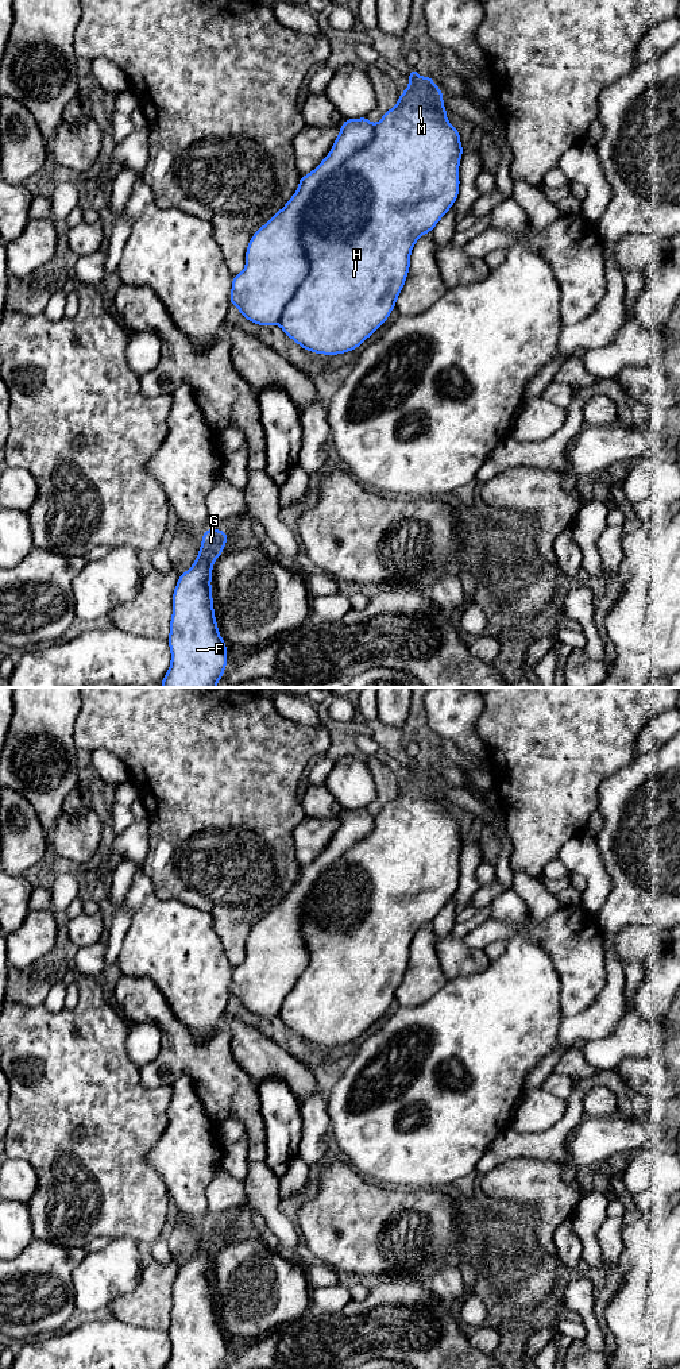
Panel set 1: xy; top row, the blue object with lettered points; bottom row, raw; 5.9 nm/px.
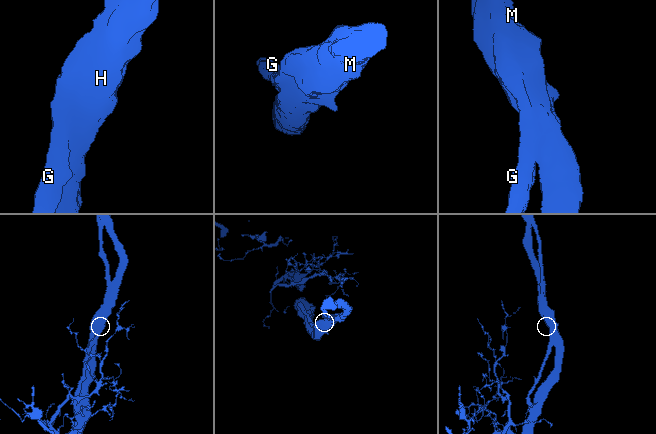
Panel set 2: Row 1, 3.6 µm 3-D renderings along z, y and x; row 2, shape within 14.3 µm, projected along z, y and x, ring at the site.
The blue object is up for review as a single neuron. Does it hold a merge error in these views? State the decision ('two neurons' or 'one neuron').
one neuron

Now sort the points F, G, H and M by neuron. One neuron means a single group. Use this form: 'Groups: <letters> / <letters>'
Groups: F G H M

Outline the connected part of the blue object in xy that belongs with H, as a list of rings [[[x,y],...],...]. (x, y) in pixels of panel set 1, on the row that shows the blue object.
[[[416,68],[409,70],[409,86],[398,96],[397,105],[389,109],[376,126],[367,116],[345,119],[329,154],[312,173],[300,177],[298,189],[293,197],[252,235],[246,251],[246,267],[240,274],[232,277],[229,294],[229,302],[240,311],[244,319],[258,325],[274,325],[278,323],[283,332],[302,348],[324,355],[352,351],[382,327],[395,308],[397,298],[405,285],[413,246],[421,235],[433,231],[459,196],[459,165],[464,149],[460,144],[459,131],[445,117],[448,109],[441,103],[444,97],[440,88],[432,81],[432,76],[428,74],[421,80]]]

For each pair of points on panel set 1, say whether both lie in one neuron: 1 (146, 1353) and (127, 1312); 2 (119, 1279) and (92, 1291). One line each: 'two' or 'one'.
1: two
2: one

